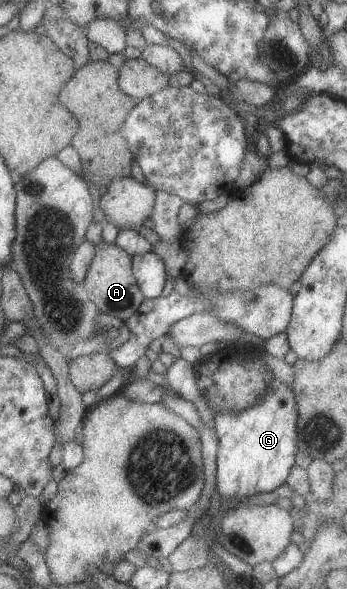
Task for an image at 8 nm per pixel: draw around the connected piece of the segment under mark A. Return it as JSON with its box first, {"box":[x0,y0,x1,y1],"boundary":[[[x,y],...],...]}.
{"box":[83,242,144,322],"boundary":[[[99,242],[96,245],[93,262],[86,272],[83,285],[91,302],[97,306],[100,313],[115,316],[123,322],[139,308],[139,304],[144,299],[135,278],[133,278],[131,257],[115,244]]]}

